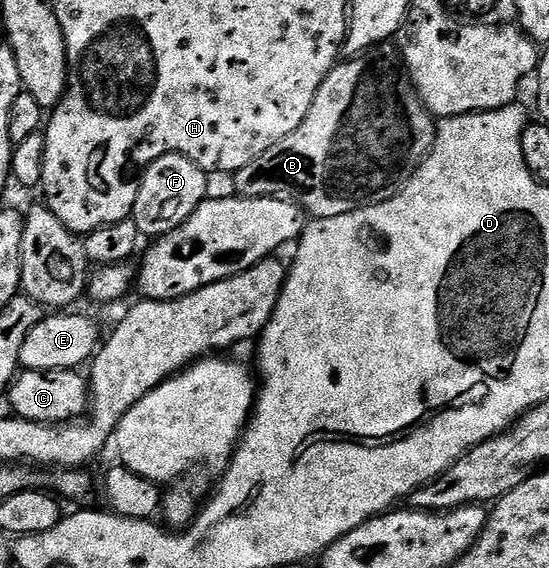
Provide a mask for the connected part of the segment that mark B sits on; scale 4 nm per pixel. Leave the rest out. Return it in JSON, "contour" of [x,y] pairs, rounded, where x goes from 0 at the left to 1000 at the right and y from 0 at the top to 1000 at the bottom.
{"contour":[[[716,74],[687,76],[685,81],[670,85],[658,97],[632,102],[628,107],[610,111],[608,120],[597,129],[597,136],[590,136],[590,143],[568,178],[568,192],[561,192],[561,206],[554,206],[554,213],[546,213],[546,220],[539,220],[539,227],[532,227],[532,234],[525,234],[525,241],[517,241],[517,248],[503,248],[503,255],[495,255],[495,262],[481,262],[481,269],[474,269],[474,276],[466,276],[466,283],[452,283],[452,290],[444,290],[444,298],[424,303],[426,329],[434,335],[428,338],[435,345],[523,350],[543,359],[559,380],[588,386],[590,382],[619,382],[619,375],[641,375],[658,364],[707,354],[714,347],[721,347],[721,340],[745,319],[750,305],[769,289],[778,269],[791,259],[792,204],[785,202],[783,194],[770,185],[769,173],[763,171],[761,160],[749,146],[747,134],[740,130],[730,95]]]}

